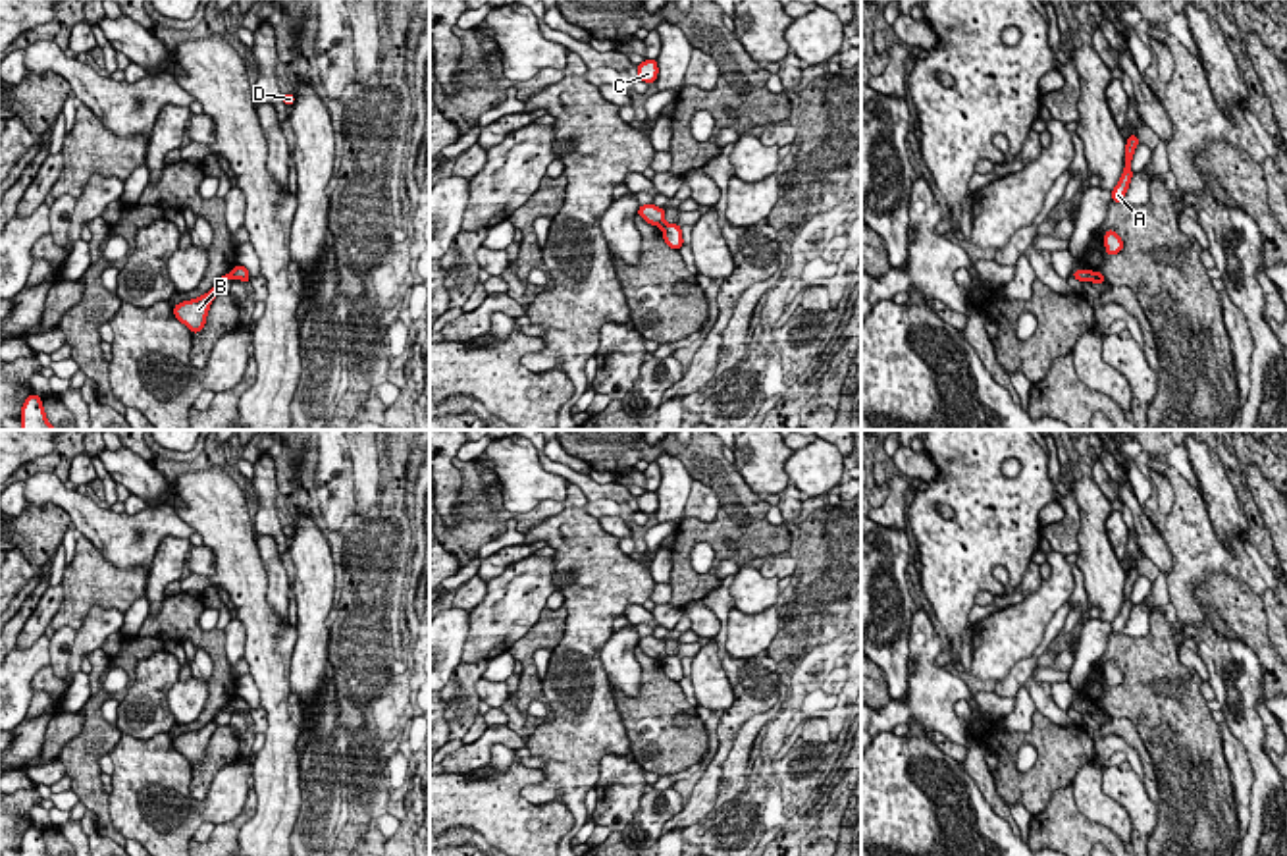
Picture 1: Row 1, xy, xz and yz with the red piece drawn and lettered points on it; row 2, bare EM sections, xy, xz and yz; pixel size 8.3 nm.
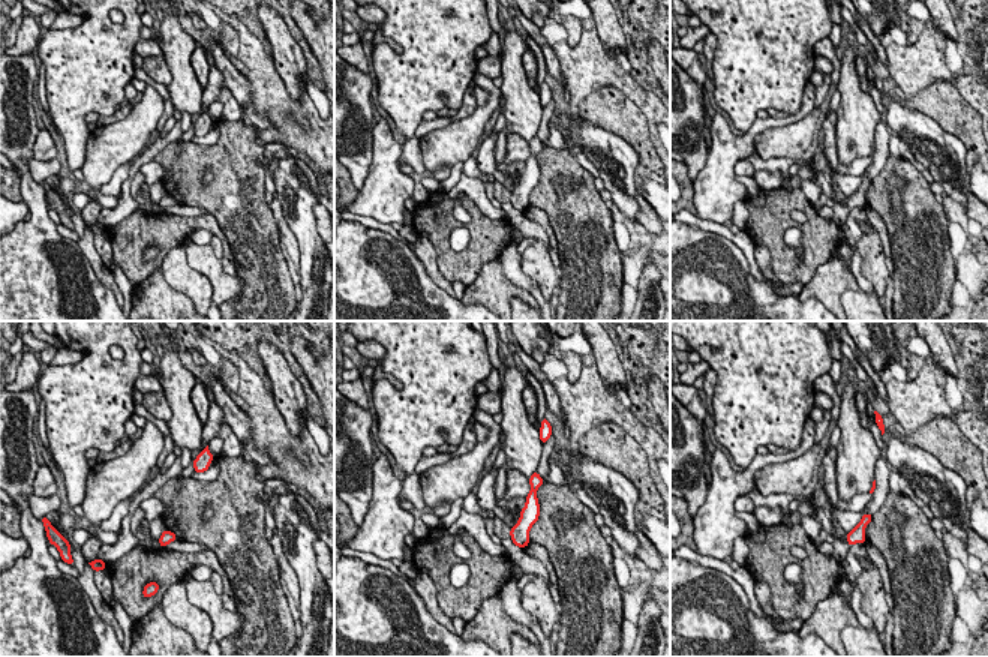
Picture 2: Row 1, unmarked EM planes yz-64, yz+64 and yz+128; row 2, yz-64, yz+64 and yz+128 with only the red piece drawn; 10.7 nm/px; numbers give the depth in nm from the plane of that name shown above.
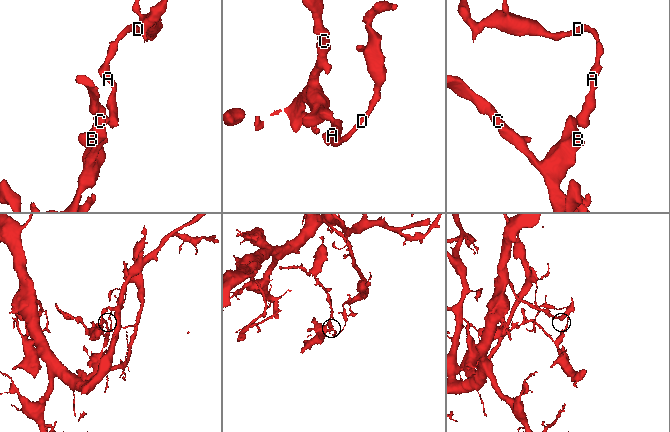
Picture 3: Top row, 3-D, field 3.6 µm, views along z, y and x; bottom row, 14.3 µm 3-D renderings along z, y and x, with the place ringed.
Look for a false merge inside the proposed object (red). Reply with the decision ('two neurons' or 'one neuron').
two neurons

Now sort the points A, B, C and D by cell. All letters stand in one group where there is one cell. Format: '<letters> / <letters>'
A D / B C

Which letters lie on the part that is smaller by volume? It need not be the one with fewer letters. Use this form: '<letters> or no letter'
B, C

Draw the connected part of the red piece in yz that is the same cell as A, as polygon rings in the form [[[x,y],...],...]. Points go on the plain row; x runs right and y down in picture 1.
[[[1133,565],[1125,576],[1125,600],[1123,600],[1121,611],[1117,613],[1117,617],[1112,623],[1112,632],[1116,632],[1116,634],[1123,634],[1123,629],[1129,621],[1129,615],[1133,609],[1131,592],[1133,592],[1133,584],[1137,578],[1139,578],[1139,571],[1137,571],[1137,565]]]

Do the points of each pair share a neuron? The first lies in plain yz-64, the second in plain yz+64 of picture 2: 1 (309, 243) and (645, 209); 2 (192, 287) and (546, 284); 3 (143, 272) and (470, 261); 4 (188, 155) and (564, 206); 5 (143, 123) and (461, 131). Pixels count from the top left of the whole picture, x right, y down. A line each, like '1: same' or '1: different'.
1: different
2: different
3: same
4: same
5: same

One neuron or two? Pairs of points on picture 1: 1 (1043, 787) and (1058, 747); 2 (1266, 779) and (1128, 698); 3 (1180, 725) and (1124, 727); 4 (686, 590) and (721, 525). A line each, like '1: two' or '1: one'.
1: one
2: two
3: two
4: one

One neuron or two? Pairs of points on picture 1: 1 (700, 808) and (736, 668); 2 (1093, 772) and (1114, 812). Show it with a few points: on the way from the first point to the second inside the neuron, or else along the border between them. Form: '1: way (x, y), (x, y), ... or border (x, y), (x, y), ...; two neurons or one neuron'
1: way (713, 774), (725, 747), (725, 731), (742, 702); one neuron
2: way (1093, 781), (1093, 793), (1104, 804); one neuron

